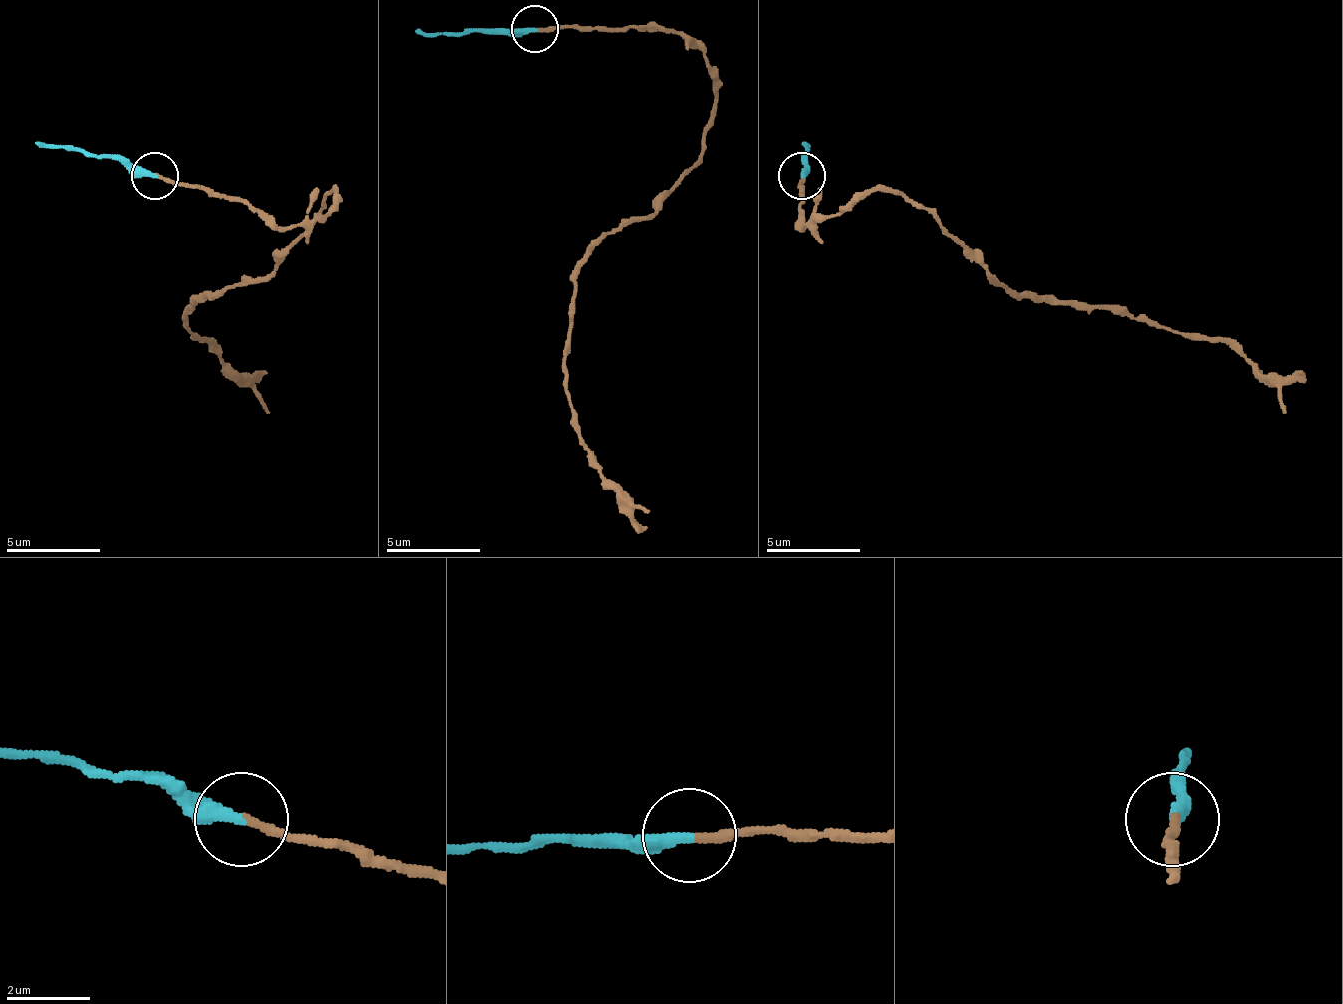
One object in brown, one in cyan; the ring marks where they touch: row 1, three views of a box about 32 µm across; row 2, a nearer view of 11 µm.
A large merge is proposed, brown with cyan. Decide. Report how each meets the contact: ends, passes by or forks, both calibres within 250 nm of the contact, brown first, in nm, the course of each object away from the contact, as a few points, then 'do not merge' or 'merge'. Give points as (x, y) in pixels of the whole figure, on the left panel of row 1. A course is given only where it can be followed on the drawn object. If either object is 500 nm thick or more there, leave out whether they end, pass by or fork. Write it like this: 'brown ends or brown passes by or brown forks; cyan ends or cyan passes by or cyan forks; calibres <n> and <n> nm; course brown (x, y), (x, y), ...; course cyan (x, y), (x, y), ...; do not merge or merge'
brown ends; cyan ends; calibres 220 and 360 nm; course brown (158, 177), (238, 195), (294, 228), (322, 219), (336, 191), (266, 275), (196, 303), (186, 317), (271, 411); course cyan (153, 177), (134, 177), (116, 158), (36, 144); do not merge

